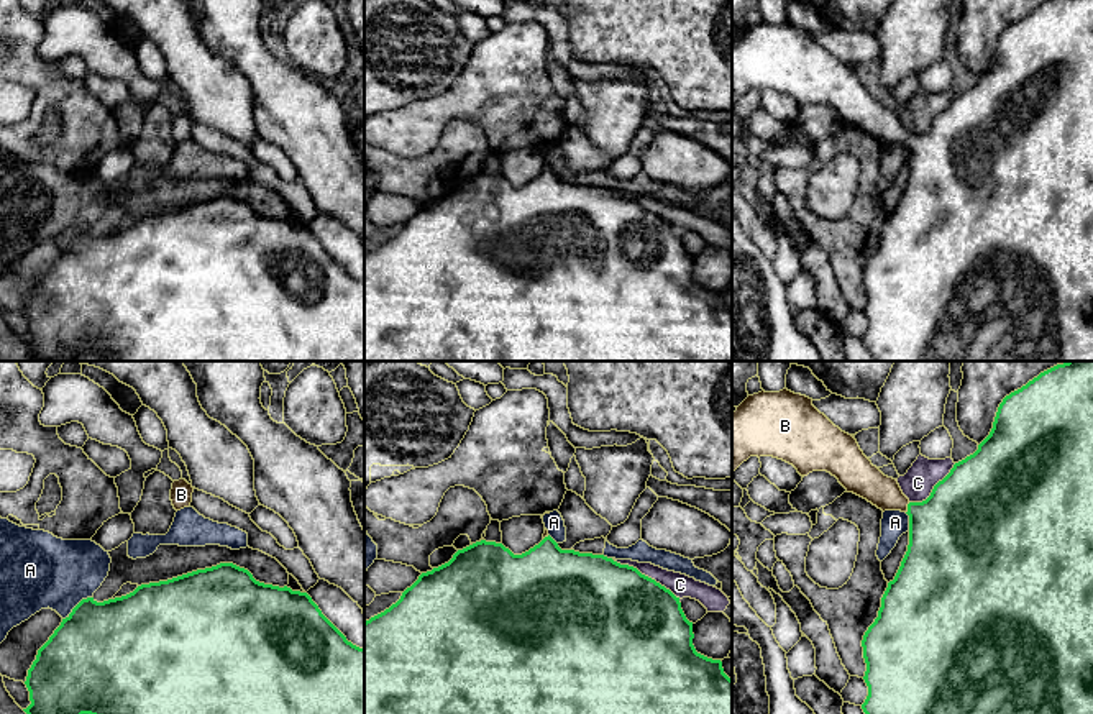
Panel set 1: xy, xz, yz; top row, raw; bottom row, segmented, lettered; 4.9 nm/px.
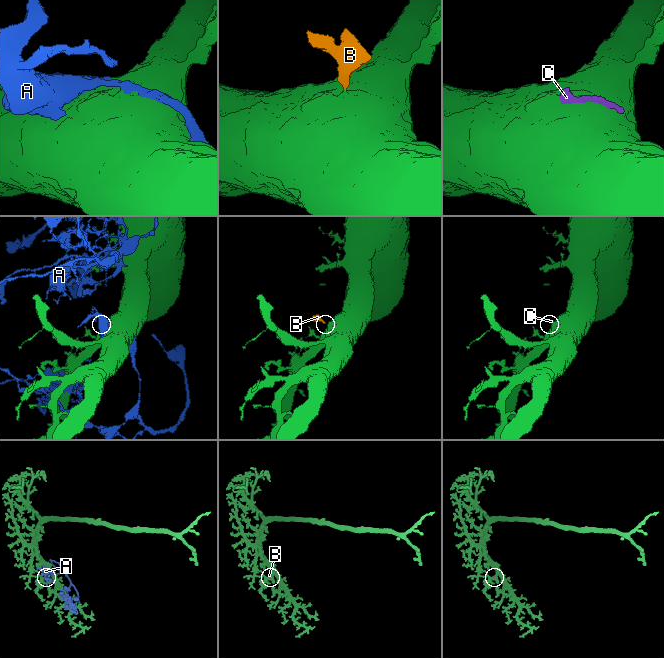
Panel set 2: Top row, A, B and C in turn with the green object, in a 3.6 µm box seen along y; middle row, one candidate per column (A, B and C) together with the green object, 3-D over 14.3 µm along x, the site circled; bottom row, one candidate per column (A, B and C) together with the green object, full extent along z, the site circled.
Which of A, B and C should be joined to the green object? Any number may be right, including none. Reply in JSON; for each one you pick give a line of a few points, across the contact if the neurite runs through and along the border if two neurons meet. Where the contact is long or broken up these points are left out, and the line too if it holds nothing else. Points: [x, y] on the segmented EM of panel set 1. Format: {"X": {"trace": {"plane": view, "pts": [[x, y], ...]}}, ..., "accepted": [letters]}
{"B": {"trace": {"plane": "yz", "pts": [[952, 532], [908, 508], [865, 480]]}}, "accepted": ["B"]}

